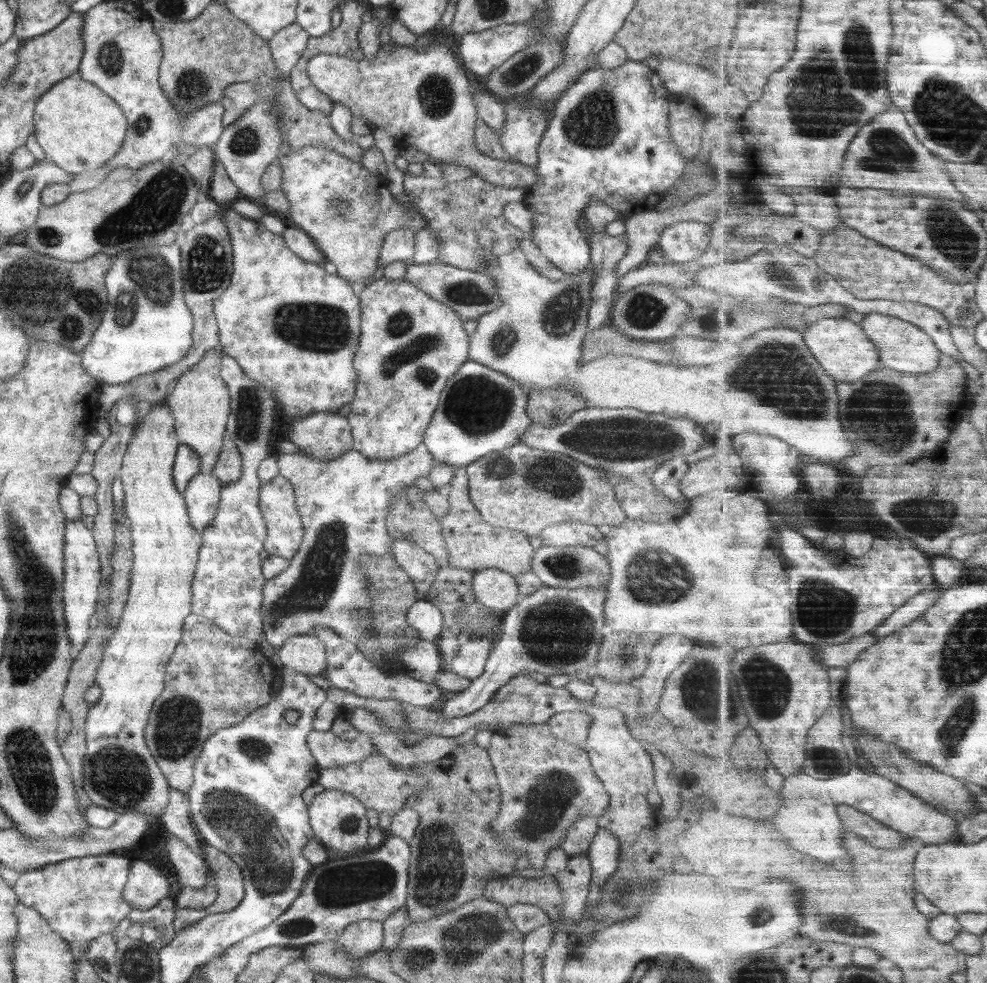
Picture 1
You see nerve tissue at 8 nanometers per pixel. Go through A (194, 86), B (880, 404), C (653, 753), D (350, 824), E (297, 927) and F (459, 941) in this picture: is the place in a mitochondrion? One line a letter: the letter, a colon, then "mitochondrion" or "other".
A: mitochondrion
B: mitochondrion
C: other
D: mitochondrion
E: mitochondrion
F: mitochondrion

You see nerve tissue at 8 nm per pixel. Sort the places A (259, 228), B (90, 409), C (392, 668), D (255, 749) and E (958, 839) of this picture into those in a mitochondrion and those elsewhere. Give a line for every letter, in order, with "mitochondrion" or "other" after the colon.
A: other
B: other
C: other
D: mitochondrion
E: other

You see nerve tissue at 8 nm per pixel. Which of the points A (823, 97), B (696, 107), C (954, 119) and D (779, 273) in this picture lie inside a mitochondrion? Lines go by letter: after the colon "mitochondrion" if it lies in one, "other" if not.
A: mitochondrion
B: other
C: mitochondrion
D: mitochondrion

